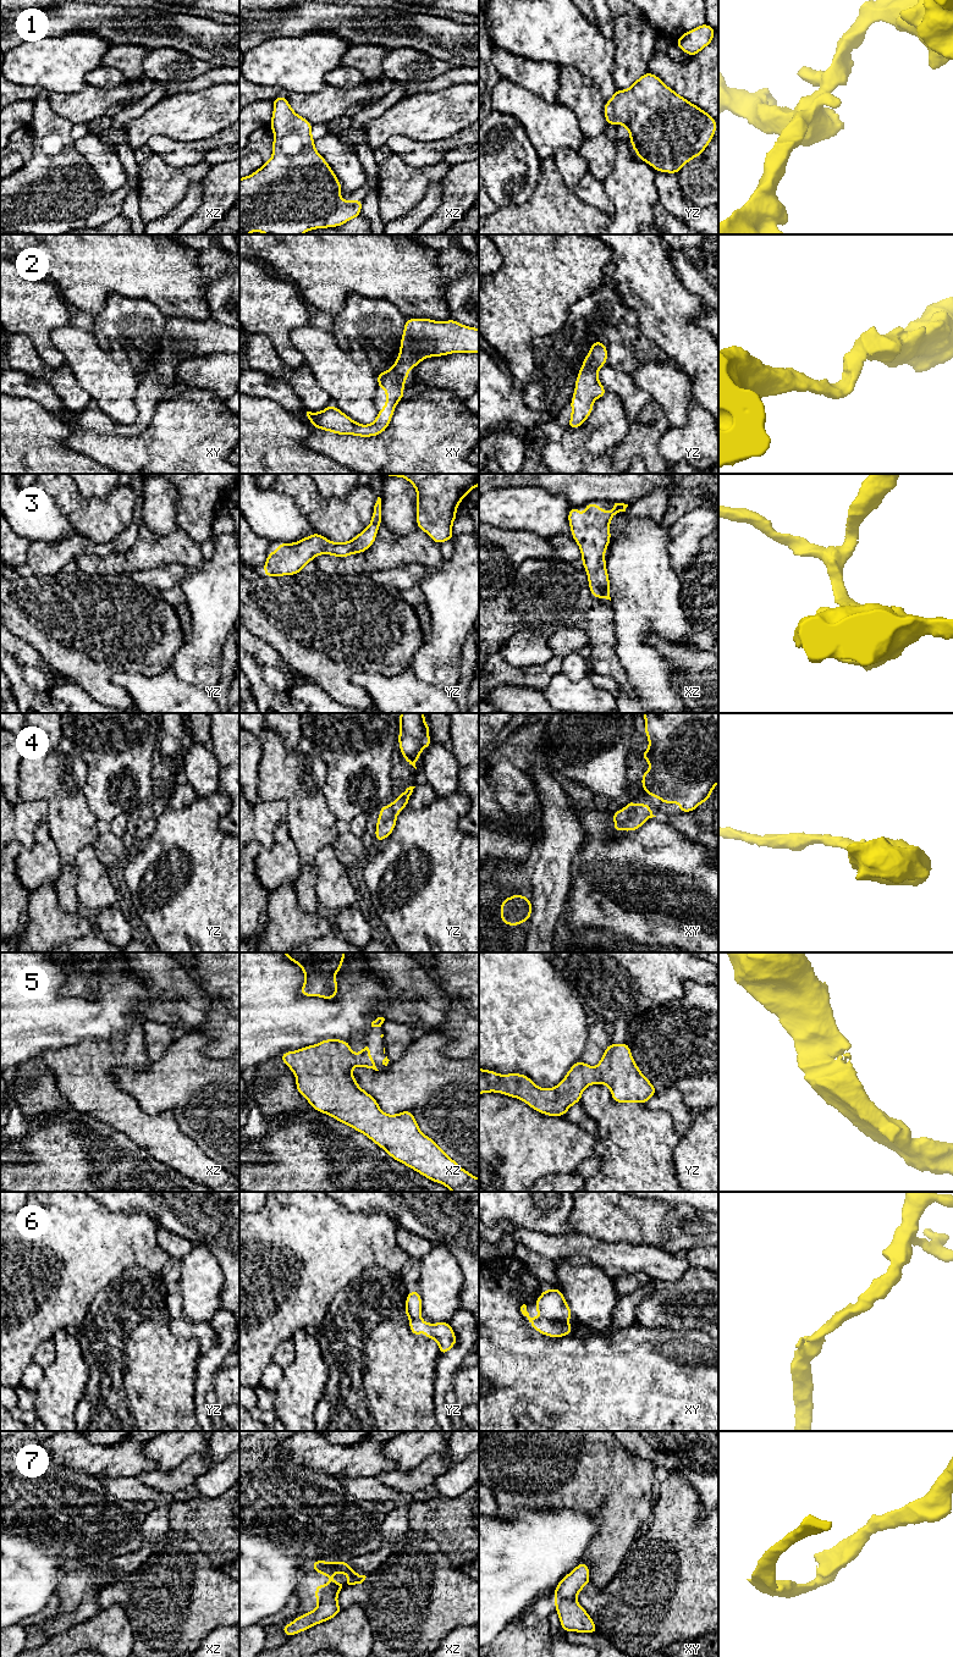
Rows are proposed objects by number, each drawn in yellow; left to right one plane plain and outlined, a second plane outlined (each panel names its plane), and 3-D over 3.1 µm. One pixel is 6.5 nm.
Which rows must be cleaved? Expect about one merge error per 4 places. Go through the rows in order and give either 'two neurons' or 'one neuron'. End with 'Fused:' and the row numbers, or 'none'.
1: one neuron
2: one neuron
3: one neuron
4: one neuron
5: one neuron
6: one neuron
7: two neurons
Fused: 7

